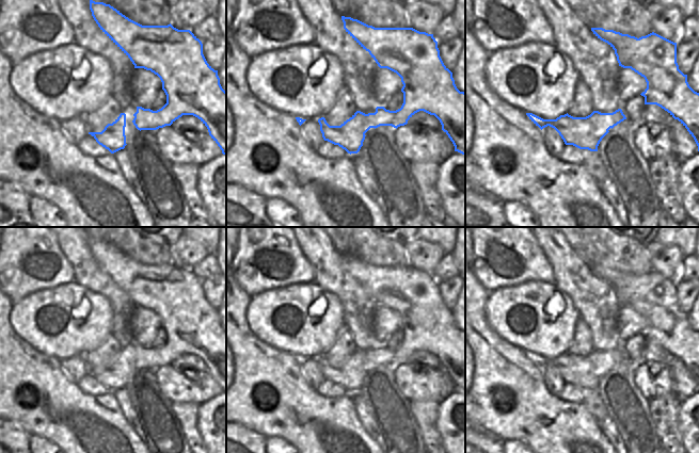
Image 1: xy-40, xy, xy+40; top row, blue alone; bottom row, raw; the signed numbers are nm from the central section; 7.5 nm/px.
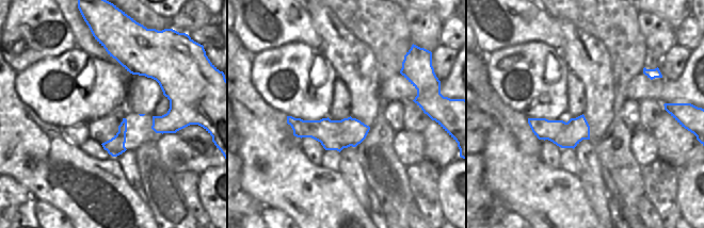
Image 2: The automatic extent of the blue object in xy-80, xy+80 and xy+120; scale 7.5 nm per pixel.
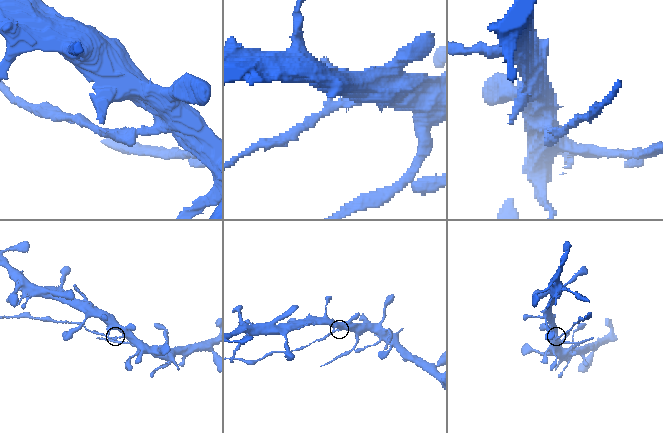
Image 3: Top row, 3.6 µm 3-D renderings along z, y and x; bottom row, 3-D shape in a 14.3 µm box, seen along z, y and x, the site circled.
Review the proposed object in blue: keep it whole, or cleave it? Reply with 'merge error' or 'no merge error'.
merge error

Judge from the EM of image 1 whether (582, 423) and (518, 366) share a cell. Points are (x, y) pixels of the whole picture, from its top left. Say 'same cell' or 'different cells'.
same cell

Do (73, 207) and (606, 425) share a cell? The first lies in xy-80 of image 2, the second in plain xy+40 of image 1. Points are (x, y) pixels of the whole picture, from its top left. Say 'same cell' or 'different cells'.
different cells

